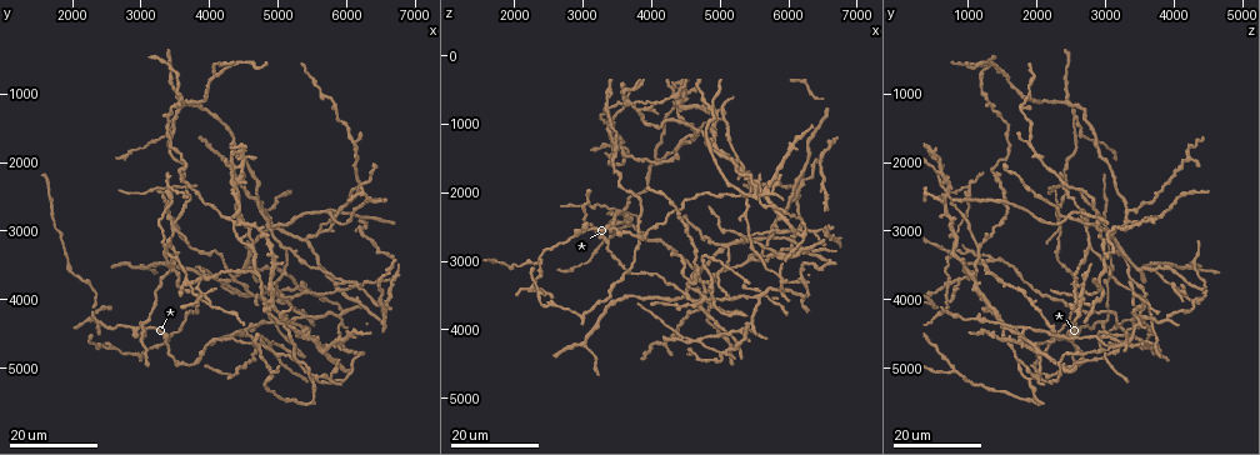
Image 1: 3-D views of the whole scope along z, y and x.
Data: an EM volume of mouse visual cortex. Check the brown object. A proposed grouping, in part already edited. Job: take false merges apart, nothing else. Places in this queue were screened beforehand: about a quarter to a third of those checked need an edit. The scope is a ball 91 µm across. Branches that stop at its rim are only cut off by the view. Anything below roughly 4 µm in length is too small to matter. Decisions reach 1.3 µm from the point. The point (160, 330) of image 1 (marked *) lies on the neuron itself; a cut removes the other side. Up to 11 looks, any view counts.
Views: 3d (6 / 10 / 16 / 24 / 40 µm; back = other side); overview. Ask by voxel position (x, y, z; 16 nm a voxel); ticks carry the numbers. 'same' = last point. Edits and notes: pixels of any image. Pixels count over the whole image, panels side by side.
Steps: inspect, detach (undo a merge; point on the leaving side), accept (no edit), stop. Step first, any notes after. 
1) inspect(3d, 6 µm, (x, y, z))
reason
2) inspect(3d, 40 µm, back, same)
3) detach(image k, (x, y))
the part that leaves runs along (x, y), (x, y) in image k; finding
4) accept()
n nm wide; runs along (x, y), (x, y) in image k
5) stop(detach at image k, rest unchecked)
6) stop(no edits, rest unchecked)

inspect(3d, 24 µm, (3650, 3700, 700))
arms part here

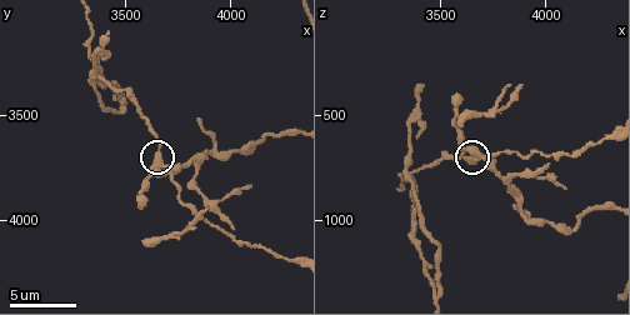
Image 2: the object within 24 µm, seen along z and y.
inspect(3d, 6 µm, (3660, 3700, 710))
closer look

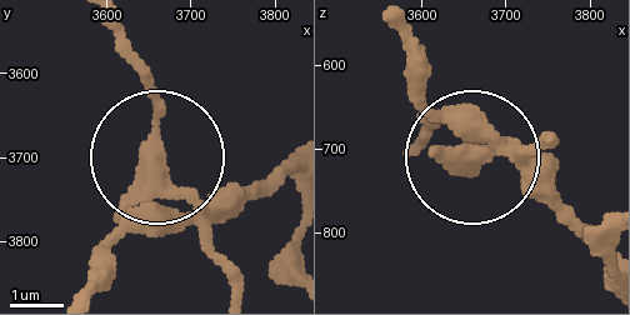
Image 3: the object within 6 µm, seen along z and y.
accept()
runs along (293, 154), (213, 204), (163, 168), (96, 289) in image 3; all the same neuron

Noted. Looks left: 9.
inspect(3d, 24 µm, (5800, 2750, 2500))
four arms meet

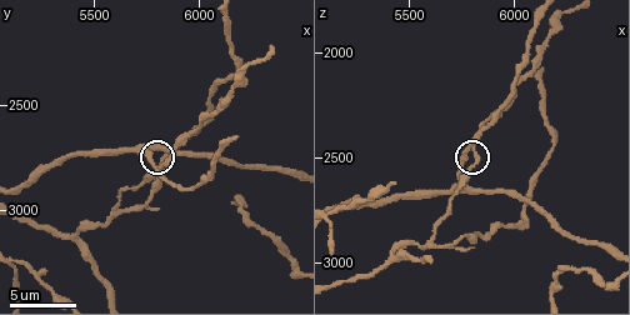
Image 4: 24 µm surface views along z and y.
inspect(3d, 10 µm, (5780, 2780, 2450))

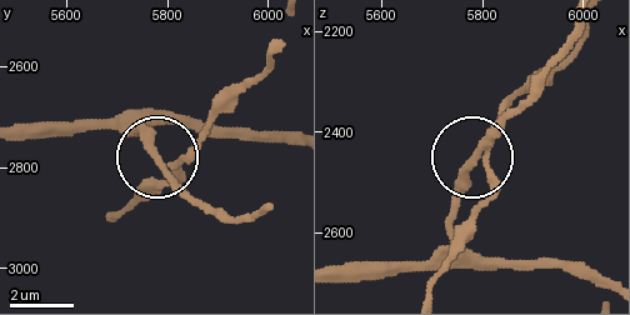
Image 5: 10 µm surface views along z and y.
inspect(3d, 6 µm, (5780, 2775, 2460))

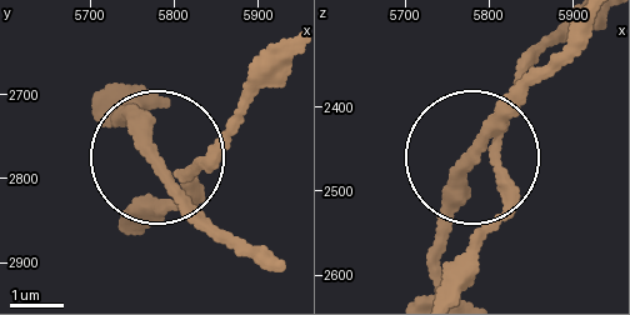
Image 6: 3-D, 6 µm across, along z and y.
accept()
one neuron here

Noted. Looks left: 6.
inspect(3d, 16 µm, (4100, 700, 1500))
looks like a crossing

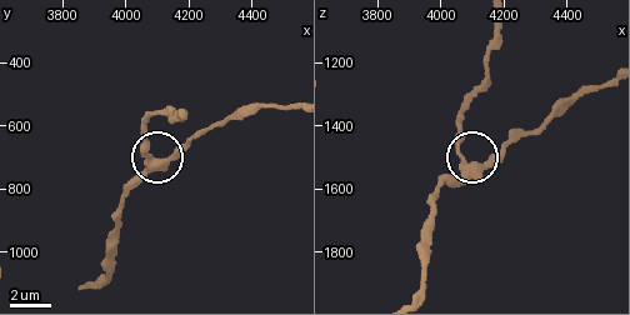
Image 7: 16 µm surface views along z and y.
inspect(3d, 6 µm, (4090, 710, 1530))

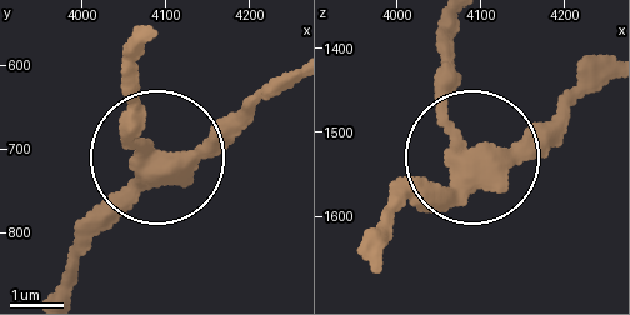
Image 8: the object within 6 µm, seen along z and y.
accept()
4 arms; runs along (373, 248), (461, 168), (449, 24) in image 8; continuous, no second neuron

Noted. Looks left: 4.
inspect(3d, 16 µm, (5100, 3250, 2800))
two arms in line, one across

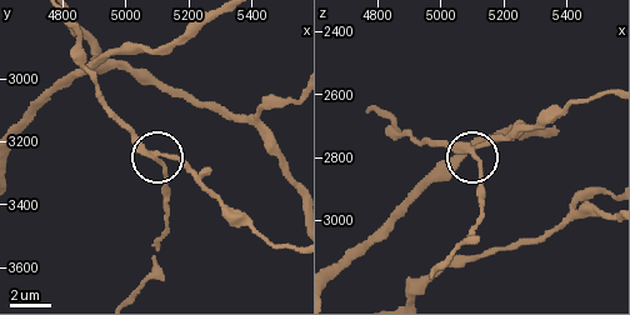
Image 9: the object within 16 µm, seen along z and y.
inspect(3d, 10 µm, (5120, 3250, 2770))

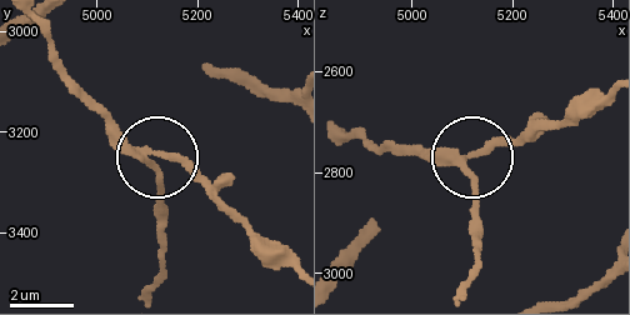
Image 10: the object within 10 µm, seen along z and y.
detach(image 10, (174, 158))
3 arms; the part that leaves runs along (134, 151), (173, 156), (293, 256) in image 10; a second neuron is stuck on

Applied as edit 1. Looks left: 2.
inspect(3d, 16 µm, (4800, 4300, 3550))
three arms meet

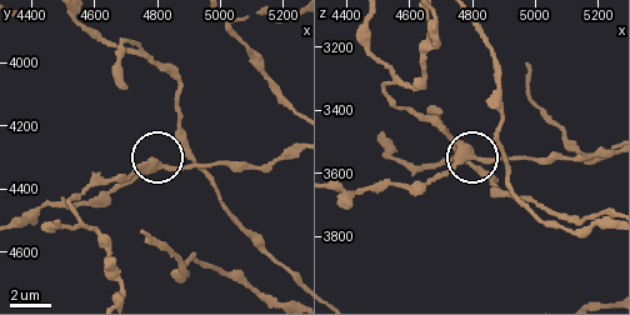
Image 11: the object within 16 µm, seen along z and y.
inspect(3d, 10 µm, (4860, 4340, 3570))

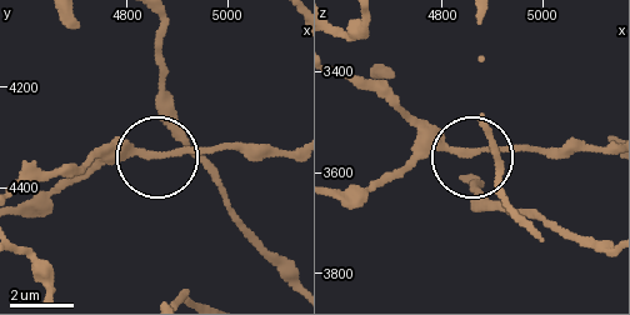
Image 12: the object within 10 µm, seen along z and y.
accept()
runs along (288, 150), (88, 158) in image 12; all the same neuron

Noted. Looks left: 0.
stop(detach at image 10, rest unchecked)

